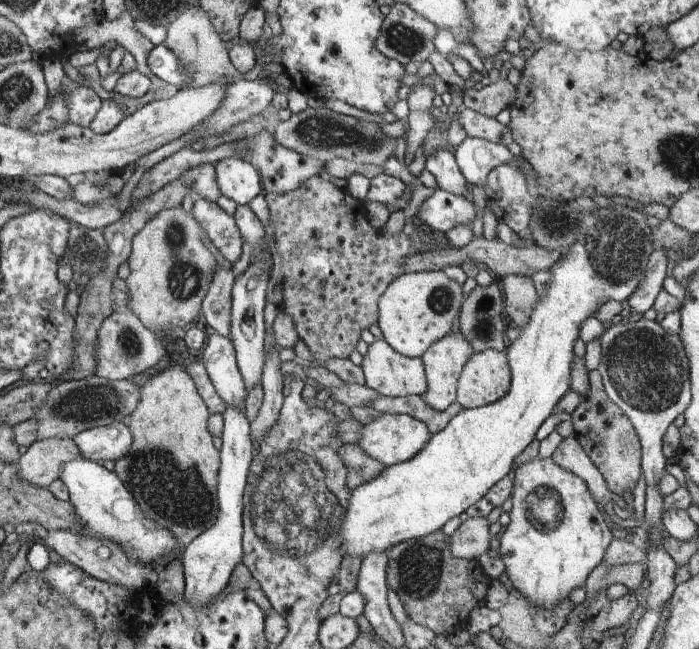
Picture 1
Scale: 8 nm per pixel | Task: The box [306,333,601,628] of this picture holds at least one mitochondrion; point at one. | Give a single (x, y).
(419, 570)

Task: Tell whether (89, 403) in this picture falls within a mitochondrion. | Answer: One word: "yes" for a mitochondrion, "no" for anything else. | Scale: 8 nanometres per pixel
yes

